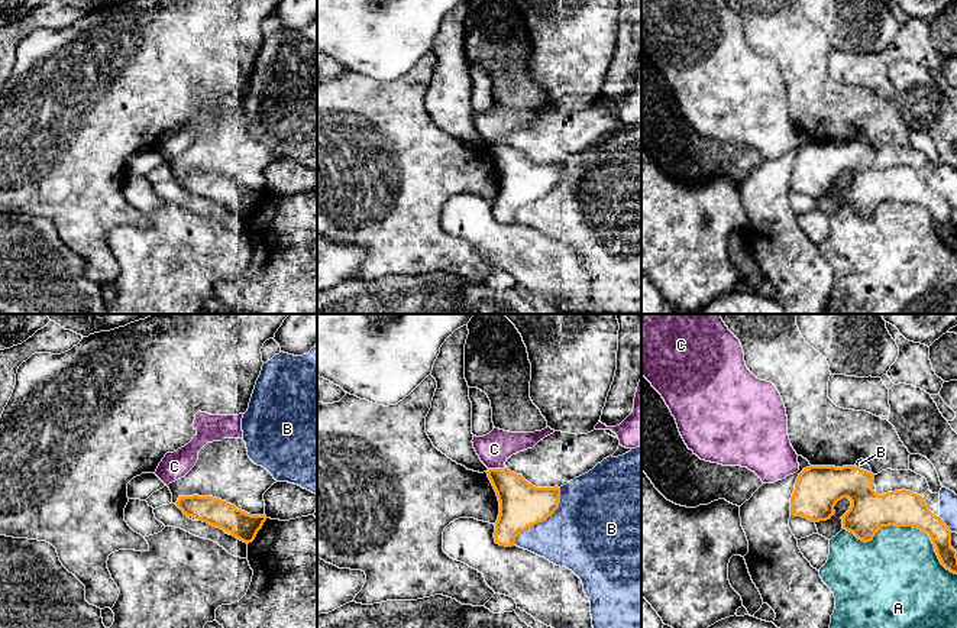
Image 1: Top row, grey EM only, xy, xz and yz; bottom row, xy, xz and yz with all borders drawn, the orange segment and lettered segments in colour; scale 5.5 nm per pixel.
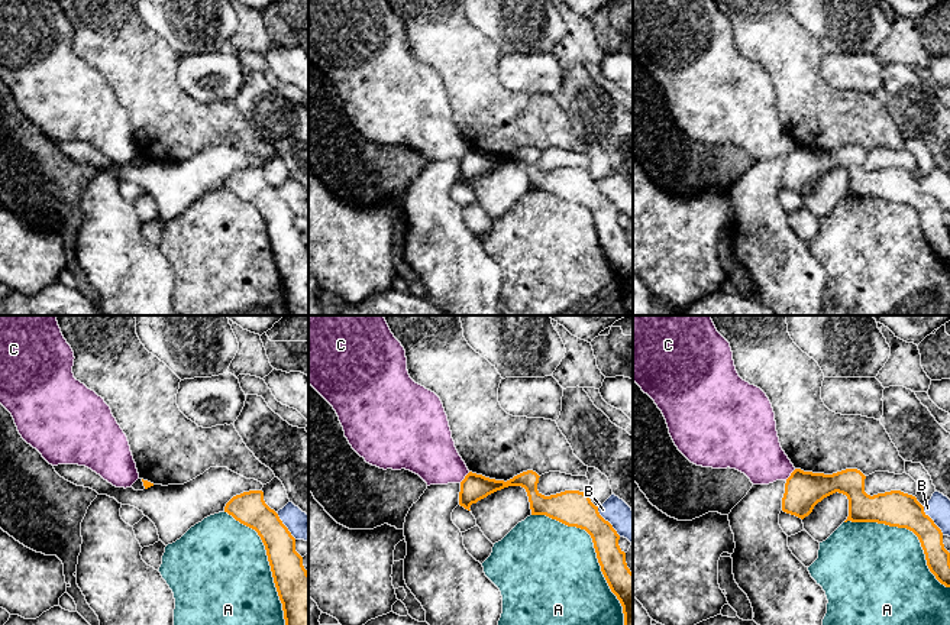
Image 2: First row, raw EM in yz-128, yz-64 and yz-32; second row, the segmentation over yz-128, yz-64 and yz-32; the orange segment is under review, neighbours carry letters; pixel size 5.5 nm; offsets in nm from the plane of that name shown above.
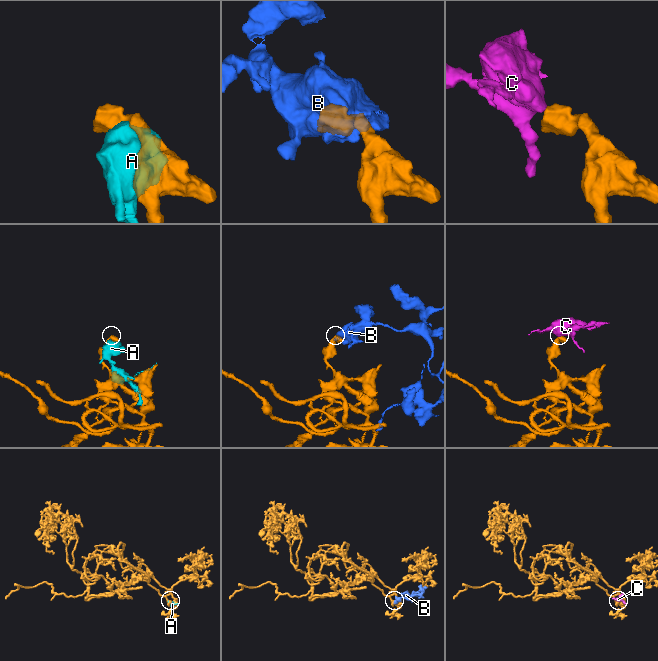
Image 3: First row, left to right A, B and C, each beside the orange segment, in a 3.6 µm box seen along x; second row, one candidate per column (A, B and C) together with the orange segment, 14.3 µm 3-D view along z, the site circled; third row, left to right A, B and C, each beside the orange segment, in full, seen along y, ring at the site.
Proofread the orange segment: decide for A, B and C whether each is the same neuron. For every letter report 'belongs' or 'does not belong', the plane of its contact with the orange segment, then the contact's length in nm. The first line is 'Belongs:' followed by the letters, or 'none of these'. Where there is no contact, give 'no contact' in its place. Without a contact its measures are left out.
Belongs: none of these
A: does not belong | yz | 700 nm
B: does not belong | xz | 420 nm
C: does not belong | xz | 110 nm

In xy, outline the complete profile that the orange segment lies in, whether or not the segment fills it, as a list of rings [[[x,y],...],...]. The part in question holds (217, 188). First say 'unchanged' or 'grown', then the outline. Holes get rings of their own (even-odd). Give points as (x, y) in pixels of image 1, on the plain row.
unchanged | [[[180,172],[175,181],[193,192],[249,220],[266,197],[266,191],[250,191],[235,181],[213,172]]]

